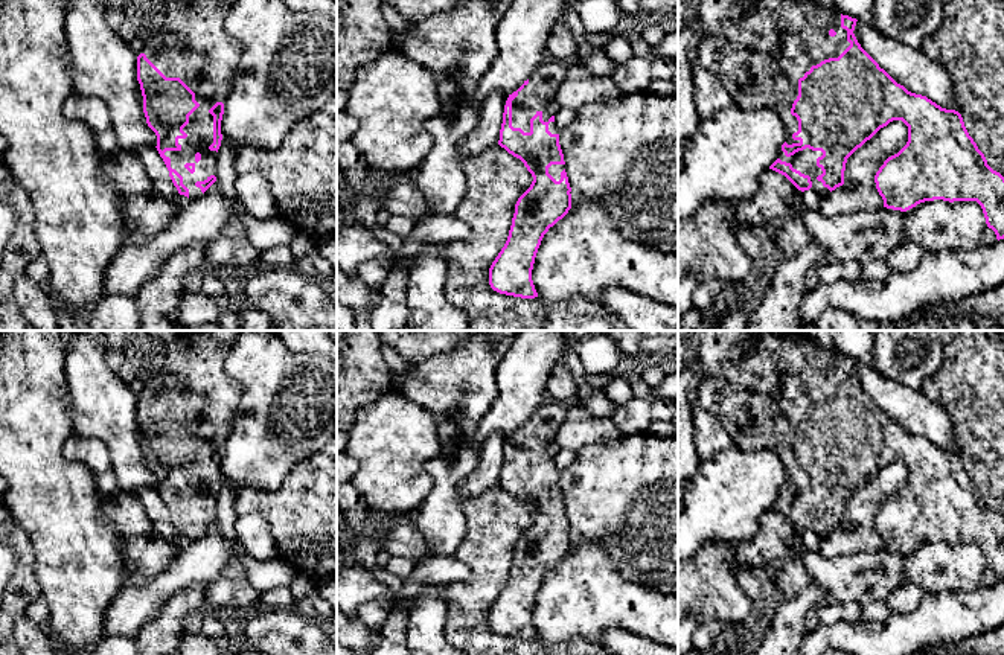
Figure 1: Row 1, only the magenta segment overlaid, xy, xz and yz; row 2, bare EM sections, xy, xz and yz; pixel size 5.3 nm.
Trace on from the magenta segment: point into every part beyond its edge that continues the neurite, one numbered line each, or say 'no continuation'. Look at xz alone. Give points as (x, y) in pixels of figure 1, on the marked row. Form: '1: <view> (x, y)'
1: xz (538, 95)

